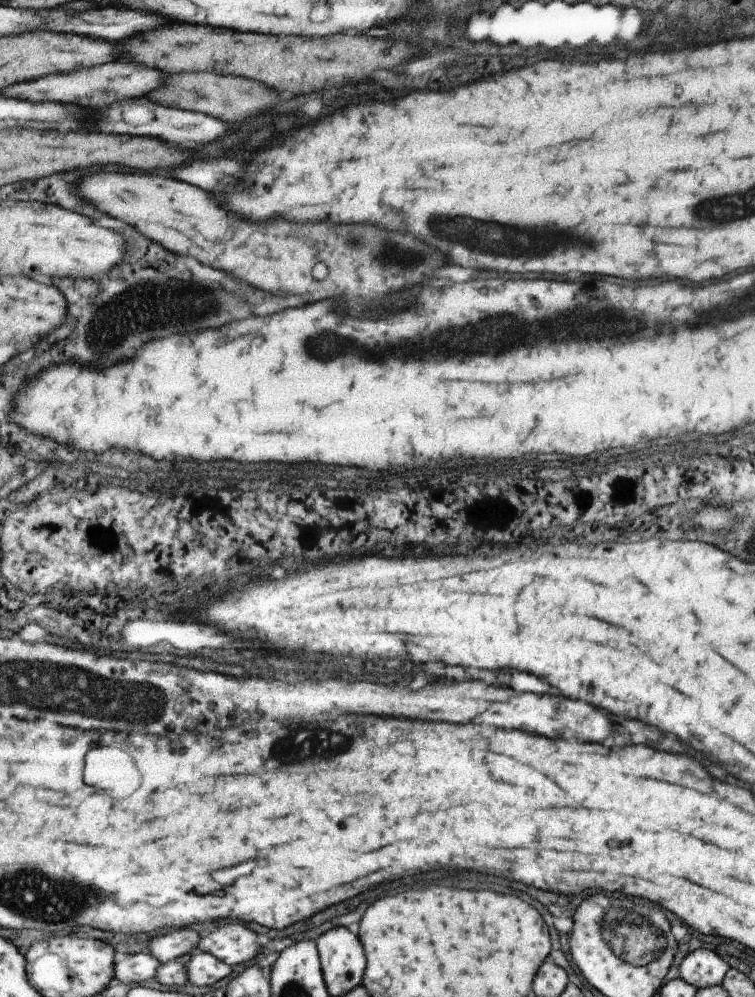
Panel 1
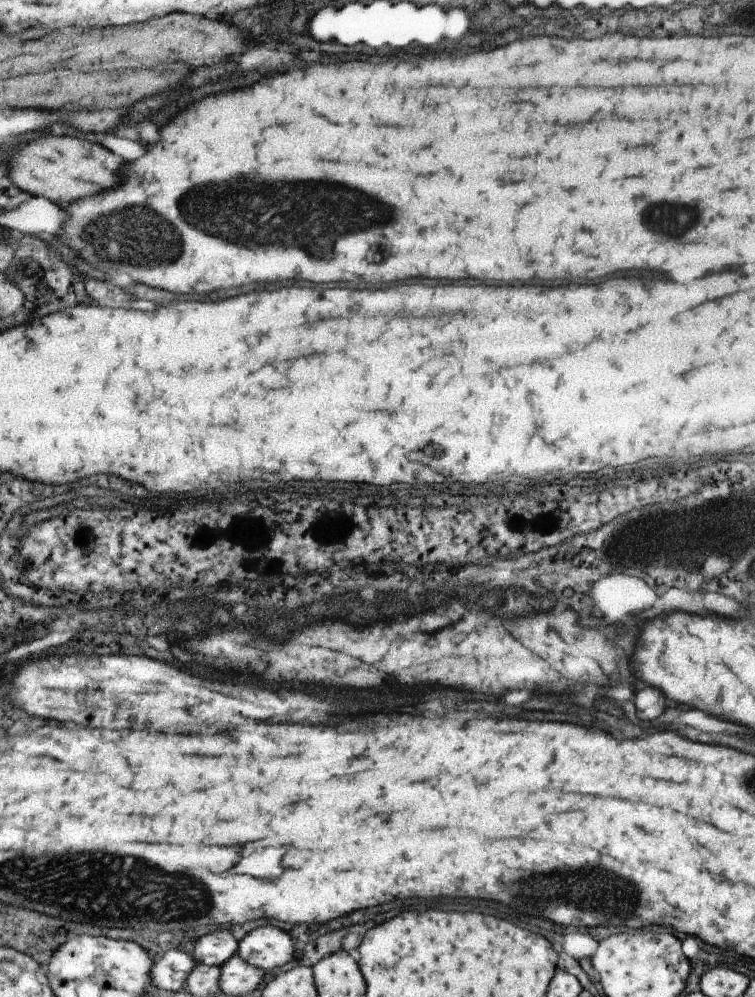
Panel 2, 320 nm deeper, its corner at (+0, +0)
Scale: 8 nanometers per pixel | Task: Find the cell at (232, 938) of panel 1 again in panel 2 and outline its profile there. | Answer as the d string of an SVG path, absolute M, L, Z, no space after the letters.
M261 926L246 933L238 952L245 962L261 970L279 968L298 954L293 949L291 936L273 926Z

